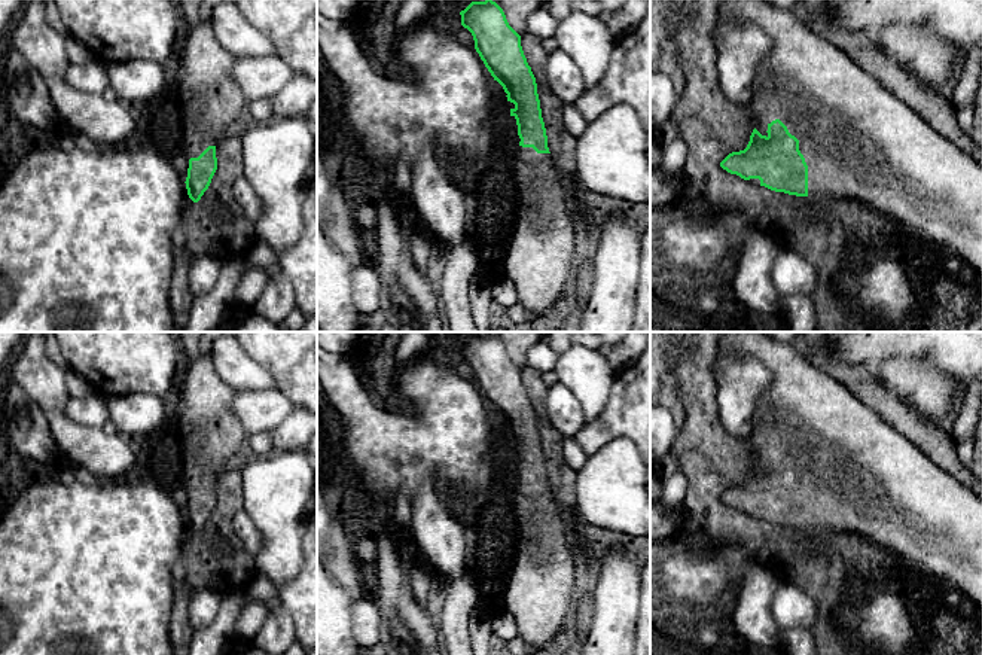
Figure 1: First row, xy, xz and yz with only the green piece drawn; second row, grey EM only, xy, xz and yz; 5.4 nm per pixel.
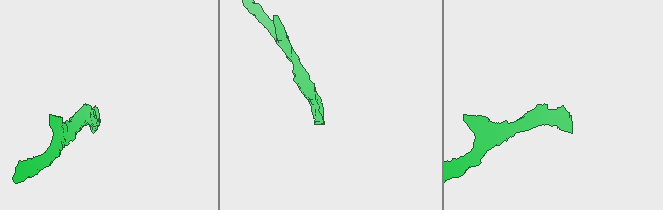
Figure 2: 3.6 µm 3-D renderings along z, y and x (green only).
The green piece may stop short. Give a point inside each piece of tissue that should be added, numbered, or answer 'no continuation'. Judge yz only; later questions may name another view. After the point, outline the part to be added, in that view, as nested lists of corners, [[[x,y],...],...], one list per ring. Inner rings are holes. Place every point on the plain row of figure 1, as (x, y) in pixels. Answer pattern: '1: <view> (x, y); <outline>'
1: yz (859, 474); [[[717,332],[713,362],[716,377],[720,359],[734,351],[756,357],[772,374],[772,384],[756,405],[751,436],[744,445],[762,469],[768,470],[768,458],[780,453],[799,473],[799,484],[808,499],[808,528],[859,533],[863,539],[902,555],[943,585],[960,590],[967,604],[982,616],[982,497],[934,464],[876,411],[811,365],[792,344],[763,332]]]

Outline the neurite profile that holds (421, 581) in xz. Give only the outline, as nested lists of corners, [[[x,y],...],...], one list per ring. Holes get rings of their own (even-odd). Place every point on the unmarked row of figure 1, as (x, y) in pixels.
[[[411,551],[409,554],[409,578],[411,588],[417,603],[423,607],[427,607],[429,603],[429,591],[431,588],[431,576],[423,567],[424,557]]]

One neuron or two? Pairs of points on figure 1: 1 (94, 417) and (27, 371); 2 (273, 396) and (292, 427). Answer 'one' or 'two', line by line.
1: two
2: two

